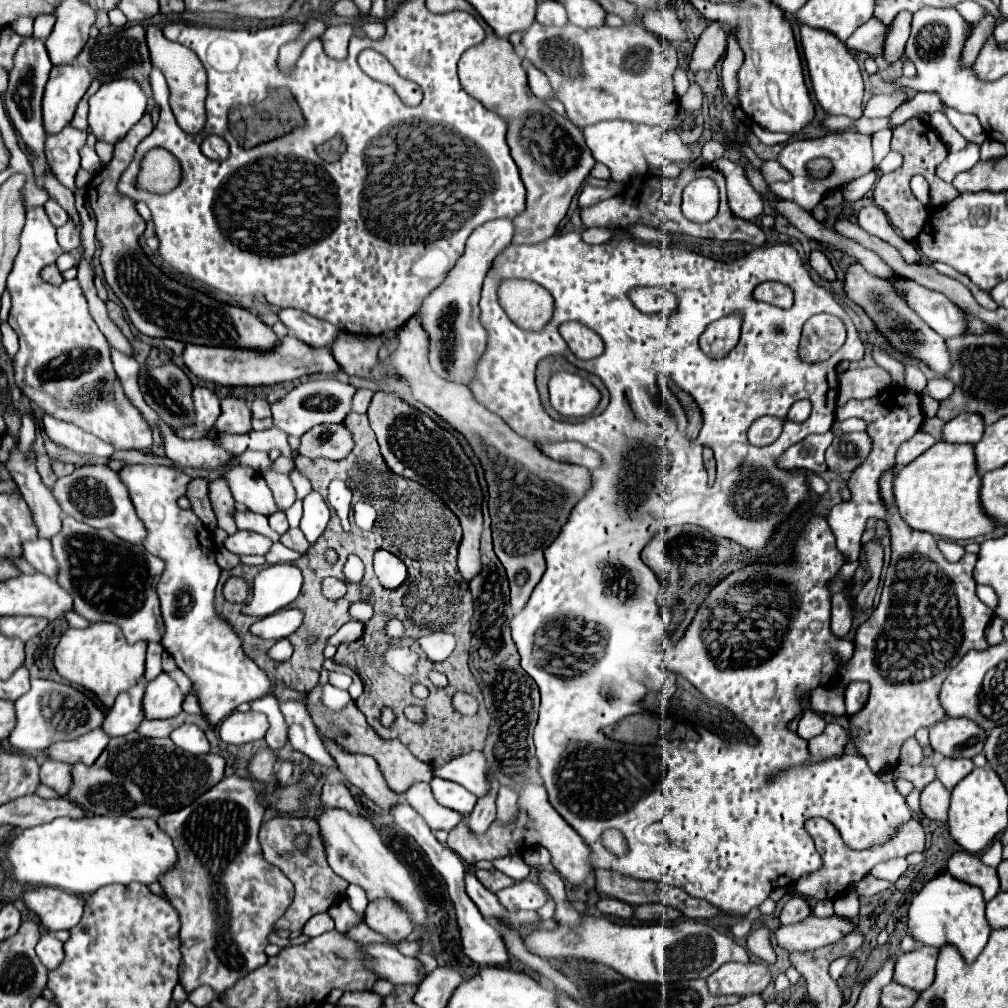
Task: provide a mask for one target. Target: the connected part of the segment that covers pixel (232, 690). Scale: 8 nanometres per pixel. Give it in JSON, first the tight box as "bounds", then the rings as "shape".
{"bounds":[119,464,271,726],"shape":[[[149,464],[125,466],[119,476],[129,488],[137,516],[147,530],[147,538],[143,540],[145,550],[165,562],[165,570],[157,584],[165,622],[163,648],[173,656],[177,668],[193,682],[201,716],[211,726],[217,726],[239,704],[251,704],[269,694],[271,680],[245,656],[241,640],[231,626],[215,614],[213,598],[222,570],[217,566],[211,532],[193,512],[185,512],[177,506],[177,500],[187,494],[191,478],[175,468]]]}

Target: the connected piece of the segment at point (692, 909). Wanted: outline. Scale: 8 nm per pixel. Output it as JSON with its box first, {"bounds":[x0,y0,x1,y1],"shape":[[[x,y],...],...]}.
{"bounds":[595,868,721,918],"shape":[[[607,868],[595,870],[595,890],[603,896],[613,896],[633,906],[651,904],[651,902],[669,904],[681,910],[687,918],[711,918],[711,916],[721,914],[715,908],[711,908],[711,904],[691,898],[687,892],[681,892],[679,888],[655,884],[655,882],[641,882],[641,880],[633,880],[627,876],[623,878],[621,874],[613,870],[609,872]]]}

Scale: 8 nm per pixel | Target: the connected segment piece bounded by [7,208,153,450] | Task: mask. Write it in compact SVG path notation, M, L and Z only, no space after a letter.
M43 208L29 210L19 238L19 252L7 278L11 292L7 322L19 336L19 352L13 356L15 384L43 414L75 424L109 442L115 450L148 449L153 430L123 392L111 364L109 344L89 314L79 280L69 280L61 286L41 280L40 271L64 253L57 242L56 229Z

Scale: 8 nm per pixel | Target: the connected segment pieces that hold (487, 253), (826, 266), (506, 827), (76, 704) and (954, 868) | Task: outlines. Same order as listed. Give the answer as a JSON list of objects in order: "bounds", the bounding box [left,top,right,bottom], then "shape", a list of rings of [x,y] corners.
[{"bounds":[419,218,513,384],"shape":[[[497,218],[479,226],[469,236],[465,252],[449,270],[447,278],[431,292],[431,296],[425,298],[419,314],[431,338],[429,362],[435,374],[459,384],[467,384],[471,380],[473,366],[483,354],[485,340],[487,340],[485,330],[481,328],[479,322],[481,284],[487,270],[491,268],[491,262],[499,252],[503,252],[511,244],[511,238],[513,238],[513,222],[507,218]]]},{"bounds":[809,250,837,282],"shape":[[[813,250],[813,252],[811,252],[811,256],[809,256],[809,264],[811,264],[811,268],[813,268],[823,280],[827,280],[827,282],[835,282],[835,280],[837,280],[835,270],[831,268],[827,256],[825,256],[821,250]]]},{"bounds":[447,784,593,884],"shape":[[[527,784],[523,786],[521,794],[519,794],[519,814],[515,820],[501,824],[501,822],[493,822],[489,826],[489,832],[485,832],[485,836],[473,836],[467,828],[467,820],[469,816],[463,816],[461,824],[457,824],[457,828],[453,828],[449,832],[447,838],[447,846],[457,852],[467,864],[475,864],[479,860],[497,860],[515,852],[521,852],[519,848],[529,848],[529,846],[543,846],[549,850],[551,860],[555,870],[567,878],[571,884],[583,884],[583,880],[593,874],[593,868],[587,864],[587,856],[589,856],[589,848],[587,844],[583,844],[581,836],[557,814],[557,810],[549,804],[547,796],[545,796],[545,788],[543,786],[535,786],[535,784]]]},{"bounds":[9,680,103,754],"shape":[[[31,680],[31,690],[15,702],[17,724],[9,734],[9,744],[25,754],[45,750],[47,746],[61,740],[75,740],[103,724],[101,708],[89,700],[83,692],[73,686],[51,682],[51,680]]]},{"bounds":[949,852,999,902],"shape":[[[955,852],[949,858],[949,874],[965,884],[981,888],[985,902],[995,898],[999,892],[999,880],[997,880],[995,868],[985,866],[975,854]]]}]

